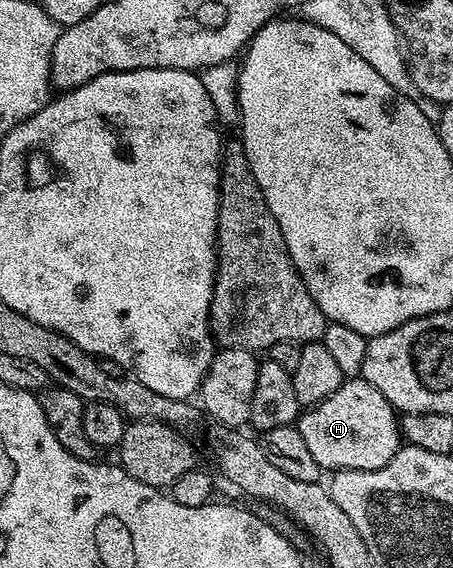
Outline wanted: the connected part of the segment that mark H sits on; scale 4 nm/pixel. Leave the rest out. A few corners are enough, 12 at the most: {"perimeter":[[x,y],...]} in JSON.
{"perimeter":[[361,377],[297,420],[324,472],[381,469],[401,419]]}

